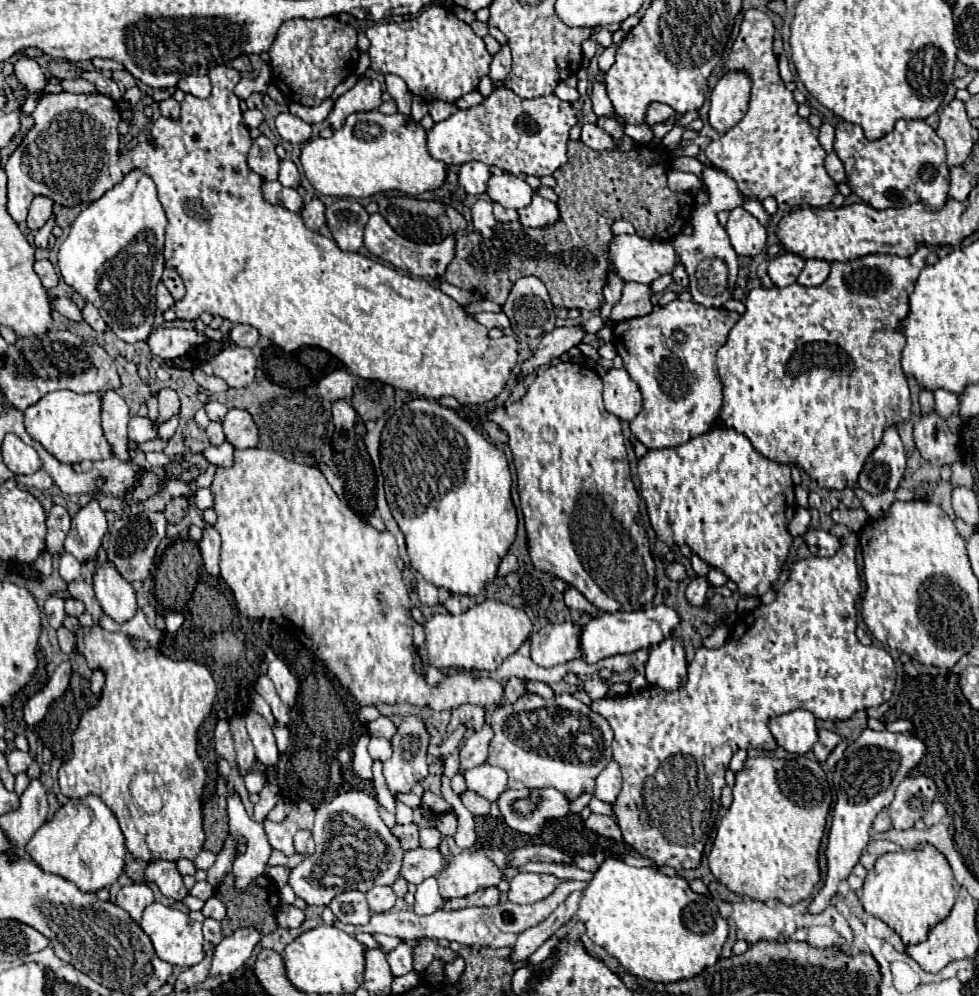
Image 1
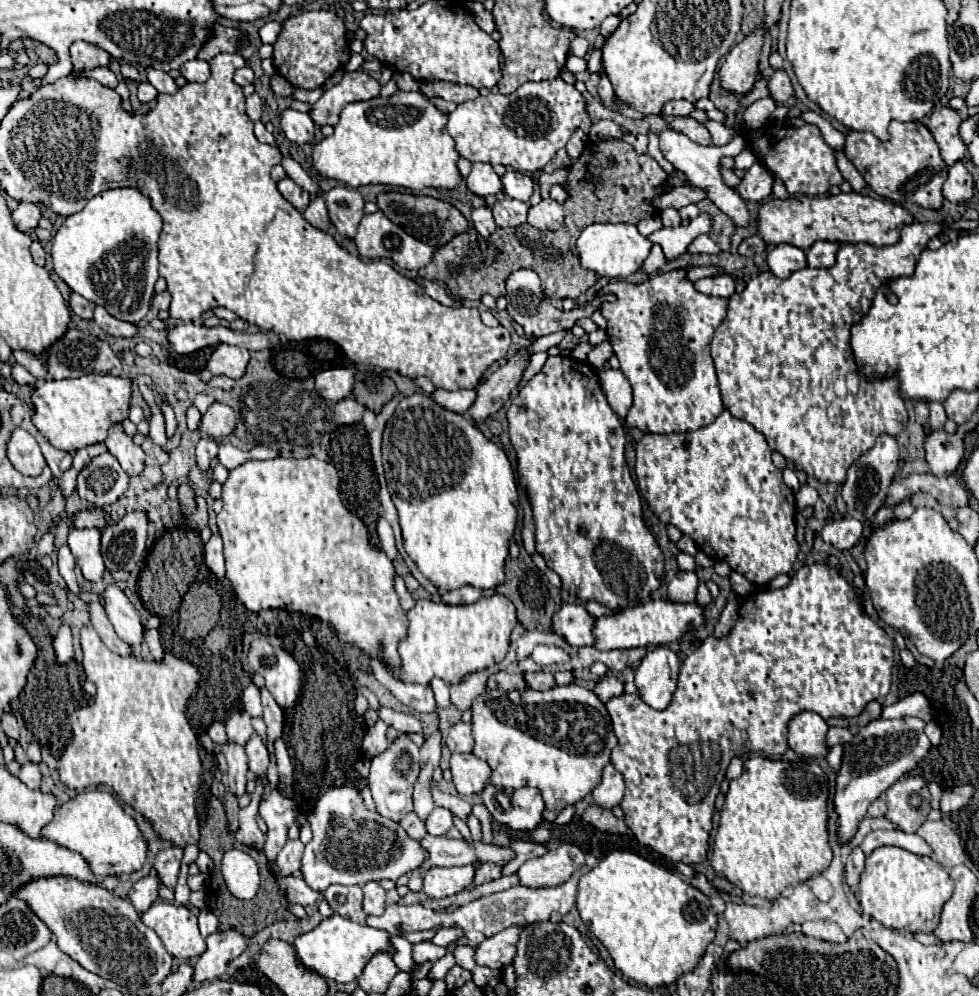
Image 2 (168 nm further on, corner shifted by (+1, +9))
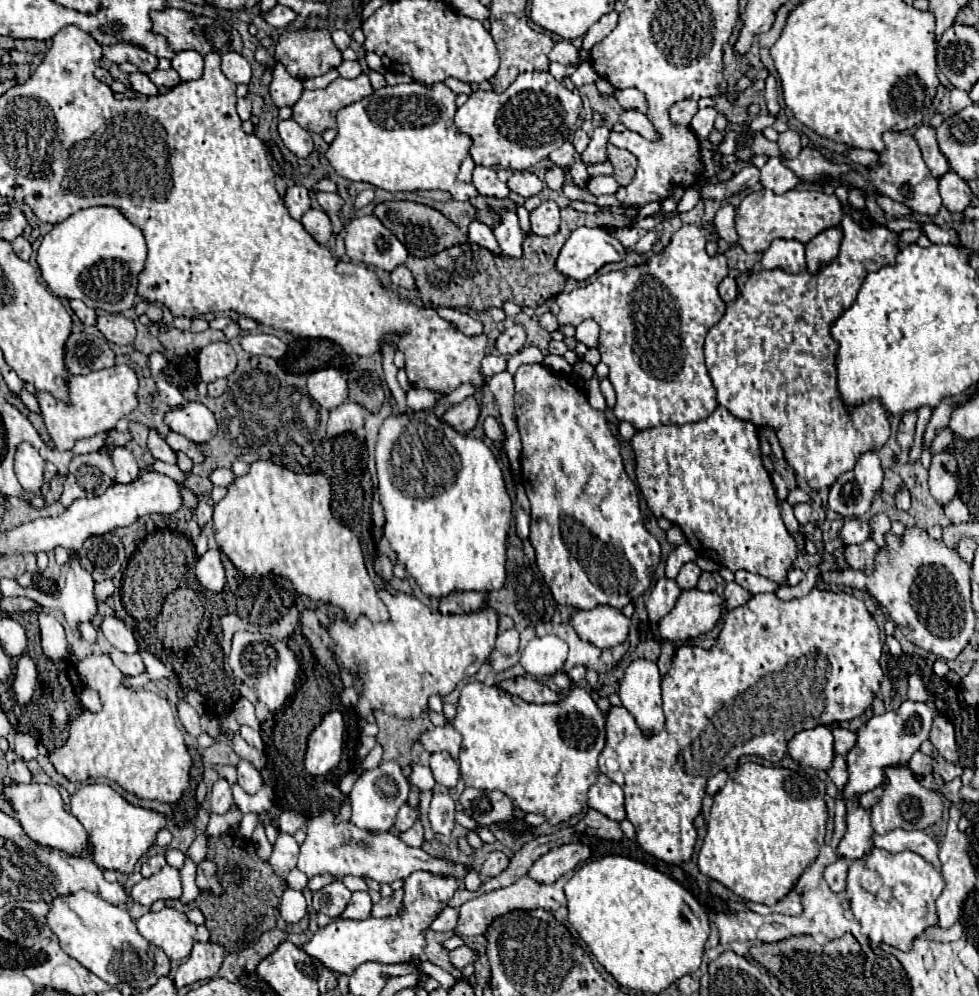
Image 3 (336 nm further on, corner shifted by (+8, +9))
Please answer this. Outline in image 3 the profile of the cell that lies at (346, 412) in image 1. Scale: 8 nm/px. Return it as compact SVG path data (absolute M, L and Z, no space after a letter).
M344 402L338 408L330 410L328 420L328 436L336 436L342 432L356 432L362 428L362 416L364 408L356 402Z

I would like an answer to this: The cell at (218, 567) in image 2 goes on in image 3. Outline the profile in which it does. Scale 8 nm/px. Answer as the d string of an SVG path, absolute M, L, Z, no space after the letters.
M208 550L196 562L196 578L210 592L220 592L224 588L224 566L220 562L218 550Z

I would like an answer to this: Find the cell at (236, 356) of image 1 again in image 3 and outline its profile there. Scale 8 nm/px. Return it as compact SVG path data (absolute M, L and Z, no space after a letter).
M212 342L208 346L204 346L197 356L197 367L202 381L207 384L214 382L216 378L226 378L228 374L234 372L236 368L236 352L232 350L232 346L228 342Z

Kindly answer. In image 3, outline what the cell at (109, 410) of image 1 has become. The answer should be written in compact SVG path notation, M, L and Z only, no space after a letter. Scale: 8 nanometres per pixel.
M118 446L112 452L112 460L114 460L114 466L116 466L116 482L128 484L128 482L138 478L140 468L138 468L138 462L136 462L136 458L134 458L130 448Z

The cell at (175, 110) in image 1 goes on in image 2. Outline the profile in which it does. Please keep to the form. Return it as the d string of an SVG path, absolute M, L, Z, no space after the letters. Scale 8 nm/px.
M147 68L147 80L159 90L159 92L165 92L165 94L175 94L179 88L175 84L175 80L163 72L163 70L155 70L155 68Z

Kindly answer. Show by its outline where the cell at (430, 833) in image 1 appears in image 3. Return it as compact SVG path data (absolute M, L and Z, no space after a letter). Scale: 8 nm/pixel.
M434 794L432 804L430 804L430 812L428 812L428 820L430 820L430 828L434 834L444 834L450 836L452 828L454 828L454 800L450 798L450 794Z

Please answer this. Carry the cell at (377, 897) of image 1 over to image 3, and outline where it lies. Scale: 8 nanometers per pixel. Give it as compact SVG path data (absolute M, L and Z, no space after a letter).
M354 892L350 904L346 906L342 918L352 918L352 920L366 920L370 918L372 912L372 900L368 892Z

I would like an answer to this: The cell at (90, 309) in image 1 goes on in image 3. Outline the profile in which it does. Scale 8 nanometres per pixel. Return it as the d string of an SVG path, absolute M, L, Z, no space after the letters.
M100 314L96 326L108 342L119 346L132 344L136 337L134 322L120 314Z

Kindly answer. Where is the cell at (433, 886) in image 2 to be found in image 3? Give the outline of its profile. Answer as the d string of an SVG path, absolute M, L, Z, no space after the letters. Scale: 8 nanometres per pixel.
M412 872L408 880L404 880L404 908L400 916L390 918L366 918L366 920L348 920L336 918L324 928L318 928L314 936L302 946L302 950L320 960L334 974L350 976L364 962L382 962L382 964L398 964L416 960L424 952L424 932L436 914L446 908L448 900L458 890L460 880L454 876L438 876L434 872Z

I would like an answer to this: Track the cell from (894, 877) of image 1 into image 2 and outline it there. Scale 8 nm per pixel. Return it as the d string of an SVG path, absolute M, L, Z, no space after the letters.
M881 846L865 858L865 870L859 882L859 904L865 914L887 928L905 932L933 932L939 924L943 904L953 894L953 880L929 856L917 856L895 846Z

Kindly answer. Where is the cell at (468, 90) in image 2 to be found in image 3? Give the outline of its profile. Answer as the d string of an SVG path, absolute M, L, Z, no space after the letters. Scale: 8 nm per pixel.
M446 78L444 80L444 84L454 92L454 94L472 94L472 88L470 88L470 84L466 84L466 82L462 82L462 80L458 80L458 78Z

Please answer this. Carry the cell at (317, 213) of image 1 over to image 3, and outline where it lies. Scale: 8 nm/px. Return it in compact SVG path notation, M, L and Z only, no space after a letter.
M310 208L304 216L302 216L302 226L306 228L306 232L318 242L318 244L326 244L332 236L332 226L330 226L330 218L326 216L324 210L320 208Z

